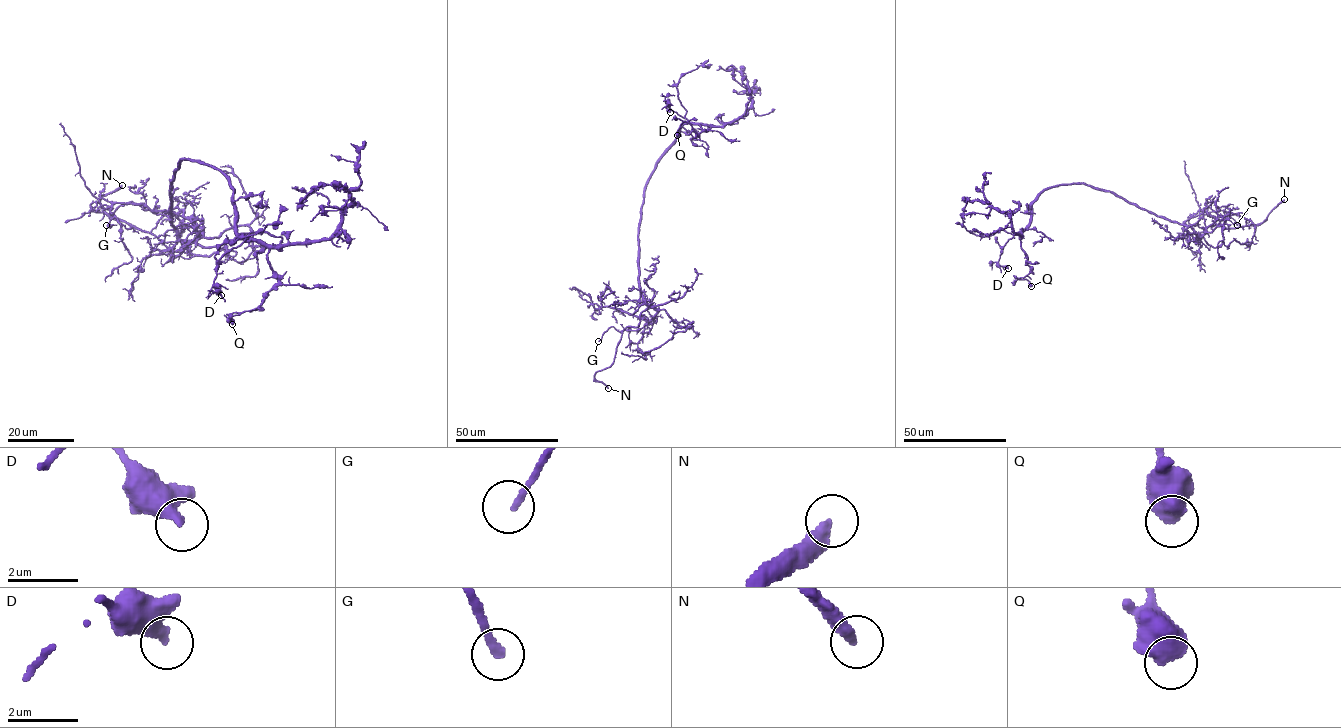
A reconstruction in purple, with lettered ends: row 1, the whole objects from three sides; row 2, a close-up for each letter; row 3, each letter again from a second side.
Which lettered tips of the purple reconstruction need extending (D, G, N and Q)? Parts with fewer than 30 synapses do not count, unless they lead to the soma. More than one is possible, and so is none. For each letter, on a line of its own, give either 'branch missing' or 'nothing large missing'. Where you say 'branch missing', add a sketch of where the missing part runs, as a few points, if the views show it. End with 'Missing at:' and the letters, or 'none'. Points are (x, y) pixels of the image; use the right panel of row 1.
D: nothing large missing
G: nothing large missing
N: branch missing
Q: nothing large missing
Missing at: N

